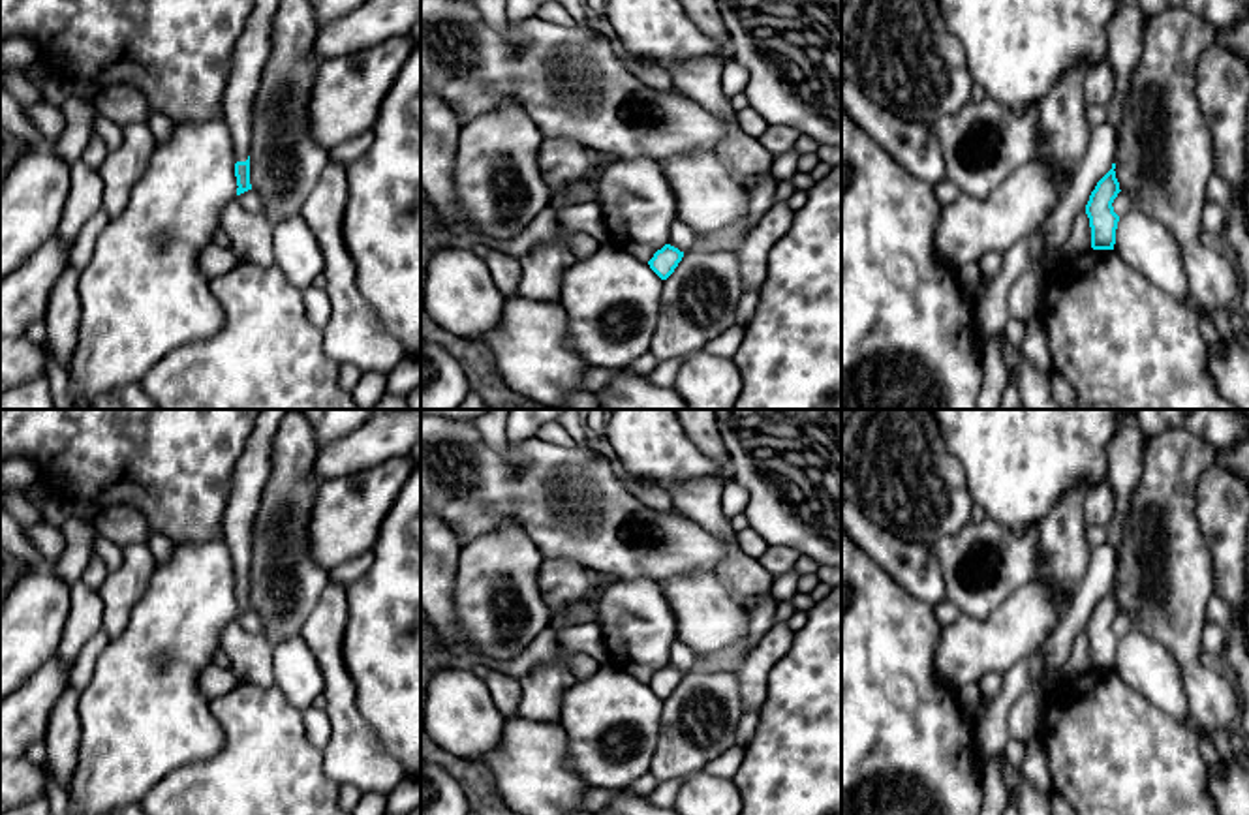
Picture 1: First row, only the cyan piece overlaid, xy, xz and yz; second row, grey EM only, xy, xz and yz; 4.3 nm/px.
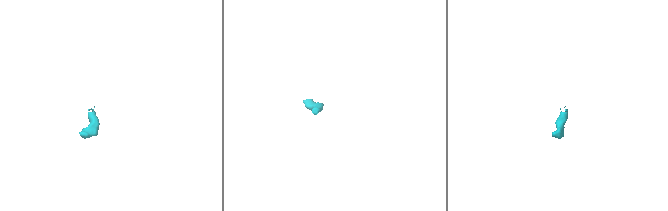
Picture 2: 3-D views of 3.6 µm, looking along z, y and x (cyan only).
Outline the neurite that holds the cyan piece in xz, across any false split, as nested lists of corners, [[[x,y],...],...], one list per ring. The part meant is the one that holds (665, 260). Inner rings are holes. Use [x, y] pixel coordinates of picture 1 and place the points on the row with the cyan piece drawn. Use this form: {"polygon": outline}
{"polygon": [[[665,244],[661,250],[654,254],[648,265],[661,280],[667,280],[674,272],[682,257],[684,252],[671,244]]]}

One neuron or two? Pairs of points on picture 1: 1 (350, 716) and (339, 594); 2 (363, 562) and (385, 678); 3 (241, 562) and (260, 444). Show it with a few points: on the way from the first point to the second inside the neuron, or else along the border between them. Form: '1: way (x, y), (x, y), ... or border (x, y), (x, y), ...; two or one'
1: way (339, 686), (331, 663), (331, 624); one
2: border (372, 549), (372, 564), (346, 586); two
3: way (241, 532), (241, 507), (252, 474); one

